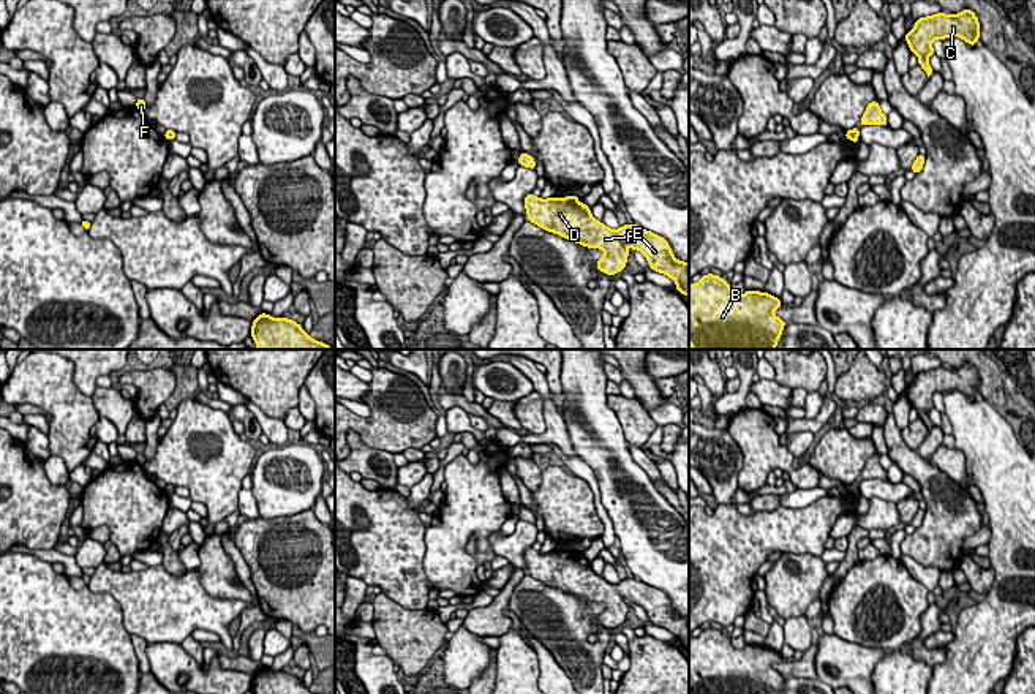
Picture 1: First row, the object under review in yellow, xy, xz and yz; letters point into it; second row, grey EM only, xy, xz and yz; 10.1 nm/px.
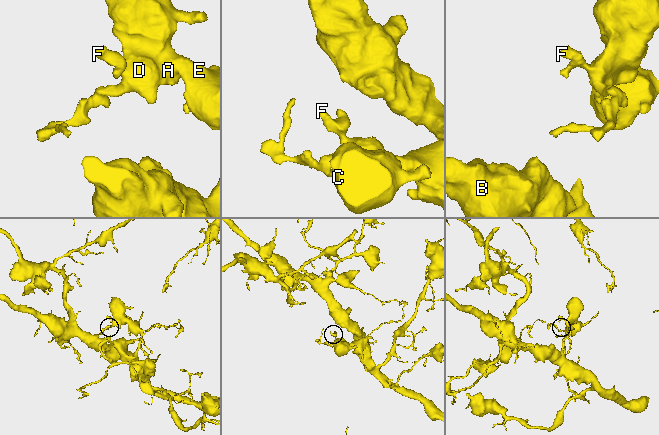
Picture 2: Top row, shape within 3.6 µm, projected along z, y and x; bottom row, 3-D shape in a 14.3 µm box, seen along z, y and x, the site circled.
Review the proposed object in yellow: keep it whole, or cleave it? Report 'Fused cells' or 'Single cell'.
Single cell

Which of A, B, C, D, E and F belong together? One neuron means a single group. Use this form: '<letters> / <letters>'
A B C D E F

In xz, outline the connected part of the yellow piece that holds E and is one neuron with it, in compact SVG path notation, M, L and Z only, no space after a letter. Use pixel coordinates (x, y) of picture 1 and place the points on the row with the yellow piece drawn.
M529 193L525 198L528 220L583 247L602 248L605 255L597 261L597 269L610 277L626 267L629 245L645 255L649 269L670 277L676 289L689 297L689 262L673 256L667 239L635 223L610 229L591 215L585 202L578 204L578 199L580 196L540 199Z

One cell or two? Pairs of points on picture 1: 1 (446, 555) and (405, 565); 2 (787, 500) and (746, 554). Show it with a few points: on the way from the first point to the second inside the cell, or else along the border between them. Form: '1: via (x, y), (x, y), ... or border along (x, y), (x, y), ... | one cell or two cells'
1: border along (425, 528), (424, 574), (430, 590) | two cells
2: border along (819, 497), (801, 508), (786, 508), (781, 505) | two cells

